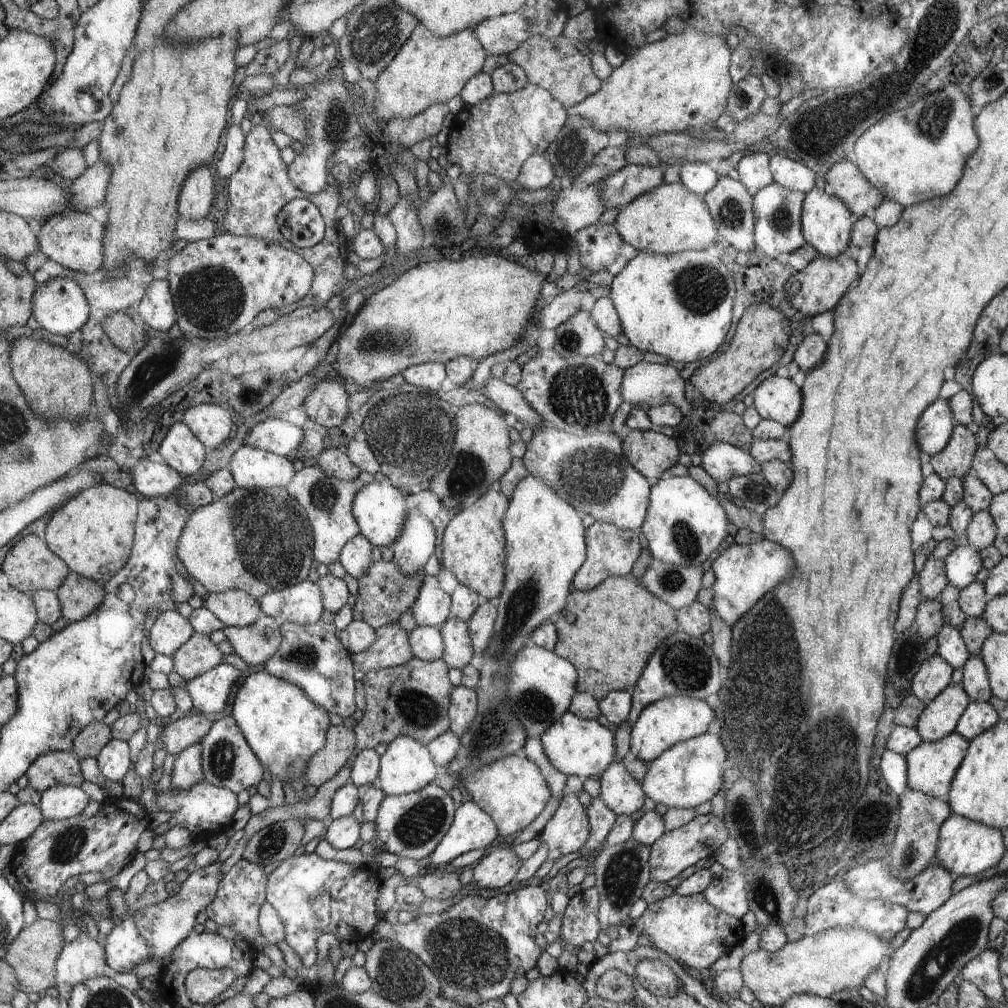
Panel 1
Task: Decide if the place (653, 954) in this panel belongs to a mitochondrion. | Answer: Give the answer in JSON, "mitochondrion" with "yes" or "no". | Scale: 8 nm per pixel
{"mitochondrion":"no"}

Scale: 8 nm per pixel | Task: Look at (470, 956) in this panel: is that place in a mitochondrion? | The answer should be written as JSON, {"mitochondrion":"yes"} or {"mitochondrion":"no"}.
{"mitochondrion":"yes"}

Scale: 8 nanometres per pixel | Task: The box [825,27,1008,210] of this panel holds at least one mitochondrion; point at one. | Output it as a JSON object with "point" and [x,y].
{"point":[935,117]}

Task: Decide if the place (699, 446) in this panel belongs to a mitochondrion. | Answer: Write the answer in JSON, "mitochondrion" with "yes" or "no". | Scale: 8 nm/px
{"mitochondrion":"no"}

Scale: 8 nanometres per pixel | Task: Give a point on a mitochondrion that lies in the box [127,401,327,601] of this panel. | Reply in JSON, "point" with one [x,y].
{"point":[262,548]}

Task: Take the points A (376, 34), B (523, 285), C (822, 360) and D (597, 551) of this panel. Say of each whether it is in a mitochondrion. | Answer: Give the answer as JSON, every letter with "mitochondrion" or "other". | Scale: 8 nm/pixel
{"A":"mitochondrion","B":"other","C":"other","D":"other"}

